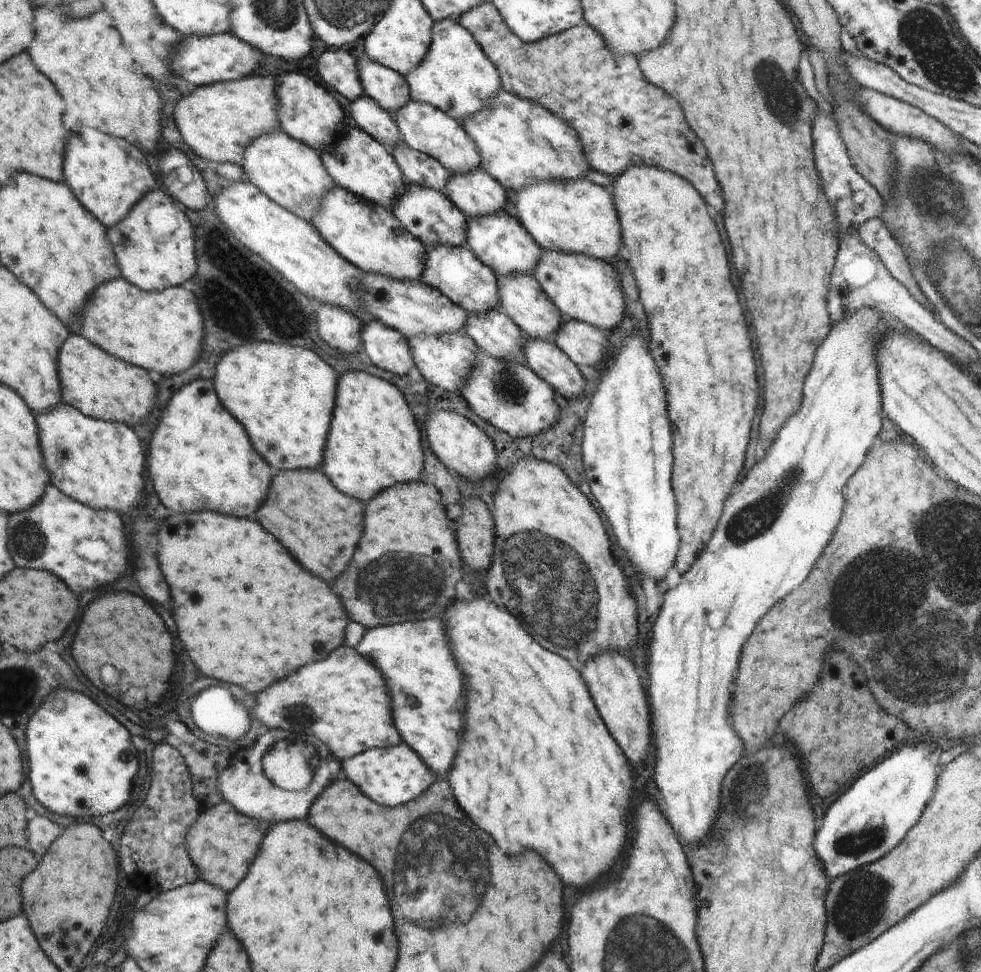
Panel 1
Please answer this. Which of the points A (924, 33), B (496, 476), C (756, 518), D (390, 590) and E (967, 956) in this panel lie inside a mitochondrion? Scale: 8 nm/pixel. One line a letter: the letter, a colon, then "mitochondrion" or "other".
A: mitochondrion
B: other
C: mitochondrion
D: mitochondrion
E: mitochondrion

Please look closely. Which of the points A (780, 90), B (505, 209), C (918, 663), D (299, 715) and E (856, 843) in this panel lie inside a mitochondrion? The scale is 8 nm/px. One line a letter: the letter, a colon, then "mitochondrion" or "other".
A: mitochondrion
B: other
C: mitochondrion
D: mitochondrion
E: mitochondrion

